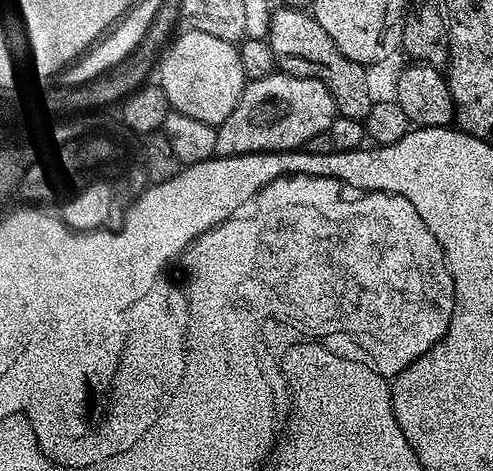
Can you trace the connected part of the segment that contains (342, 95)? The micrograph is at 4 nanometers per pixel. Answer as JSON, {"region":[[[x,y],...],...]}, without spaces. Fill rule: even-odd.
{"region":[[[277,7],[271,13],[266,39],[274,51],[277,67],[290,76],[312,77],[322,81],[330,90],[339,115],[359,121],[368,116],[374,95],[370,92],[370,76],[365,65],[345,56],[309,11],[299,7]]]}

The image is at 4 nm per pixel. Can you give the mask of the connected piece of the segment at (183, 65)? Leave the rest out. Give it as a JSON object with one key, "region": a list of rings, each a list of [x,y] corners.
{"region":[[[181,31],[163,49],[158,60],[158,76],[159,72],[158,86],[166,94],[169,109],[190,114],[190,118],[213,126],[230,118],[246,83],[237,45],[200,32]]]}

